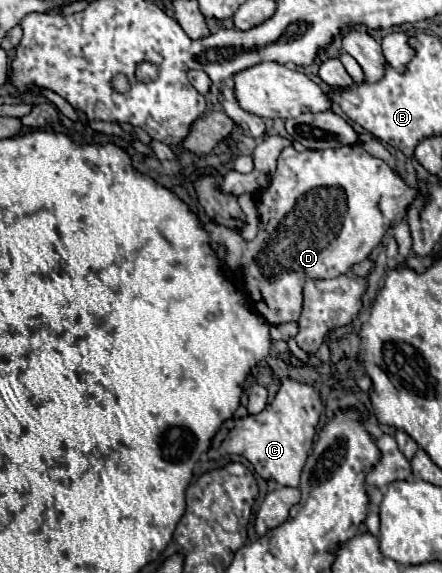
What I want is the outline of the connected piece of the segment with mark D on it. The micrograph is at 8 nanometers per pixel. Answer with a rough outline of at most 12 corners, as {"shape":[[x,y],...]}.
{"shape":[[359,143],[287,147],[259,233],[205,223],[267,323],[349,273],[417,199]]}

